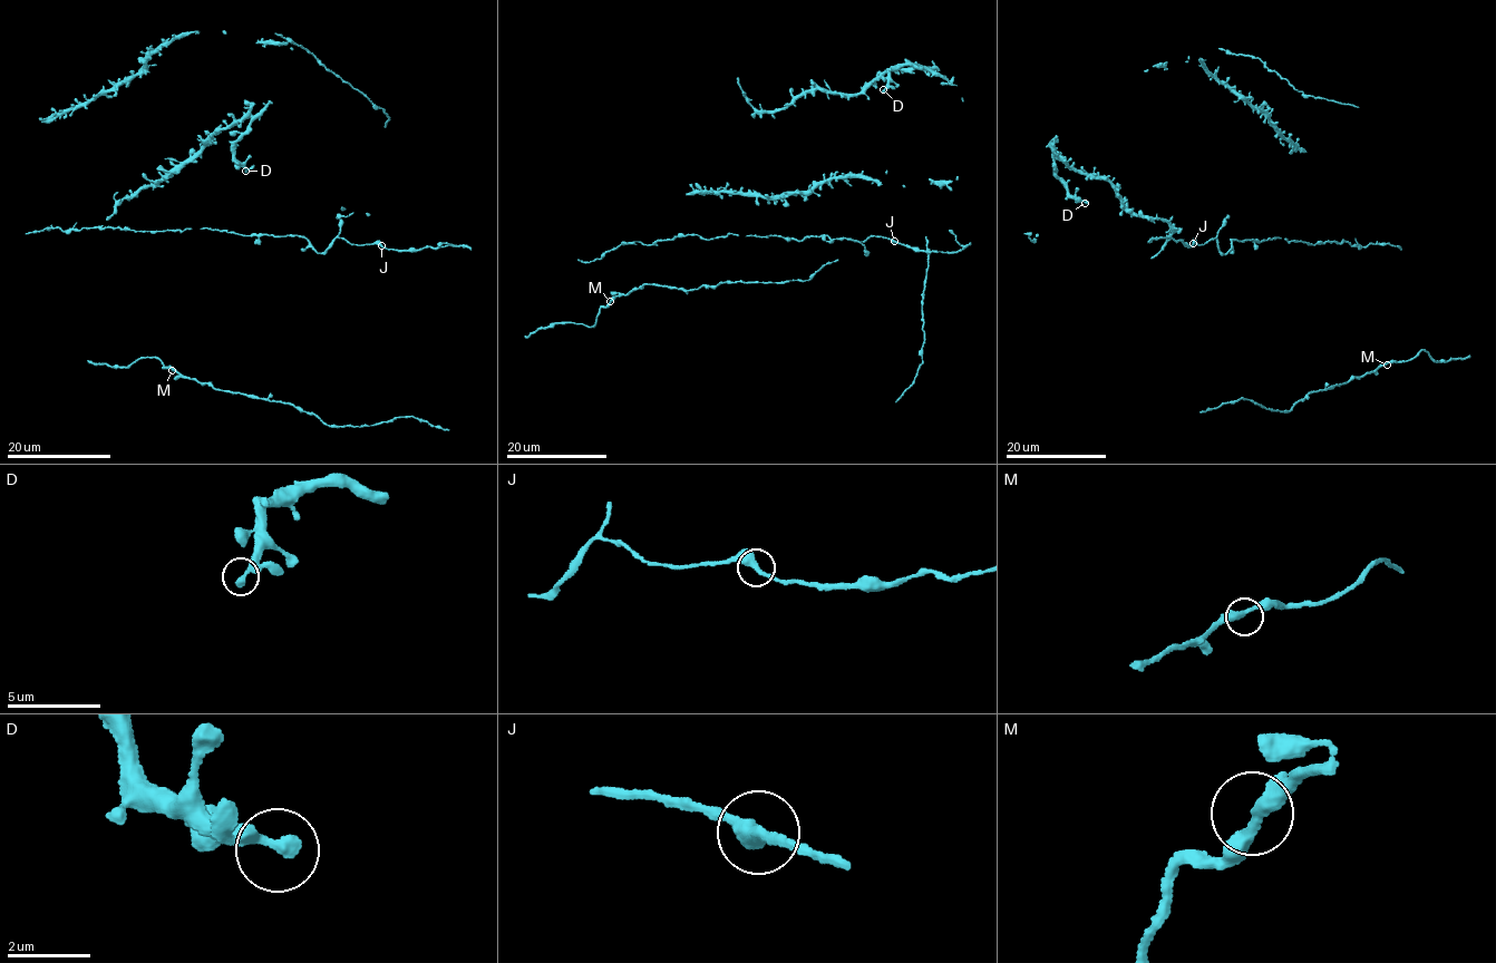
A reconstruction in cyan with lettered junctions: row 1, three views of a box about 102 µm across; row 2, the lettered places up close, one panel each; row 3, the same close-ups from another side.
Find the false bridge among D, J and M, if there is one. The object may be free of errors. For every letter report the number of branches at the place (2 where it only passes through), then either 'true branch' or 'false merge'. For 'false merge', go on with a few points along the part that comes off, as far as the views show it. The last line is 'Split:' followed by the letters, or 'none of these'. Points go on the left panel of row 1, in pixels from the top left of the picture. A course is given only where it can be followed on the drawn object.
D: branches 2; true branch
J: branches 2; true branch
M: branches 2; true branch
Split: none of these

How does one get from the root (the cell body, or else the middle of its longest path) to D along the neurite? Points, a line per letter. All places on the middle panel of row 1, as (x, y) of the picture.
D: (753, 117), (787, 108), (817, 89), (858, 94), (892, 69), (929, 69), (903, 65), (891, 70), (883, 89)

